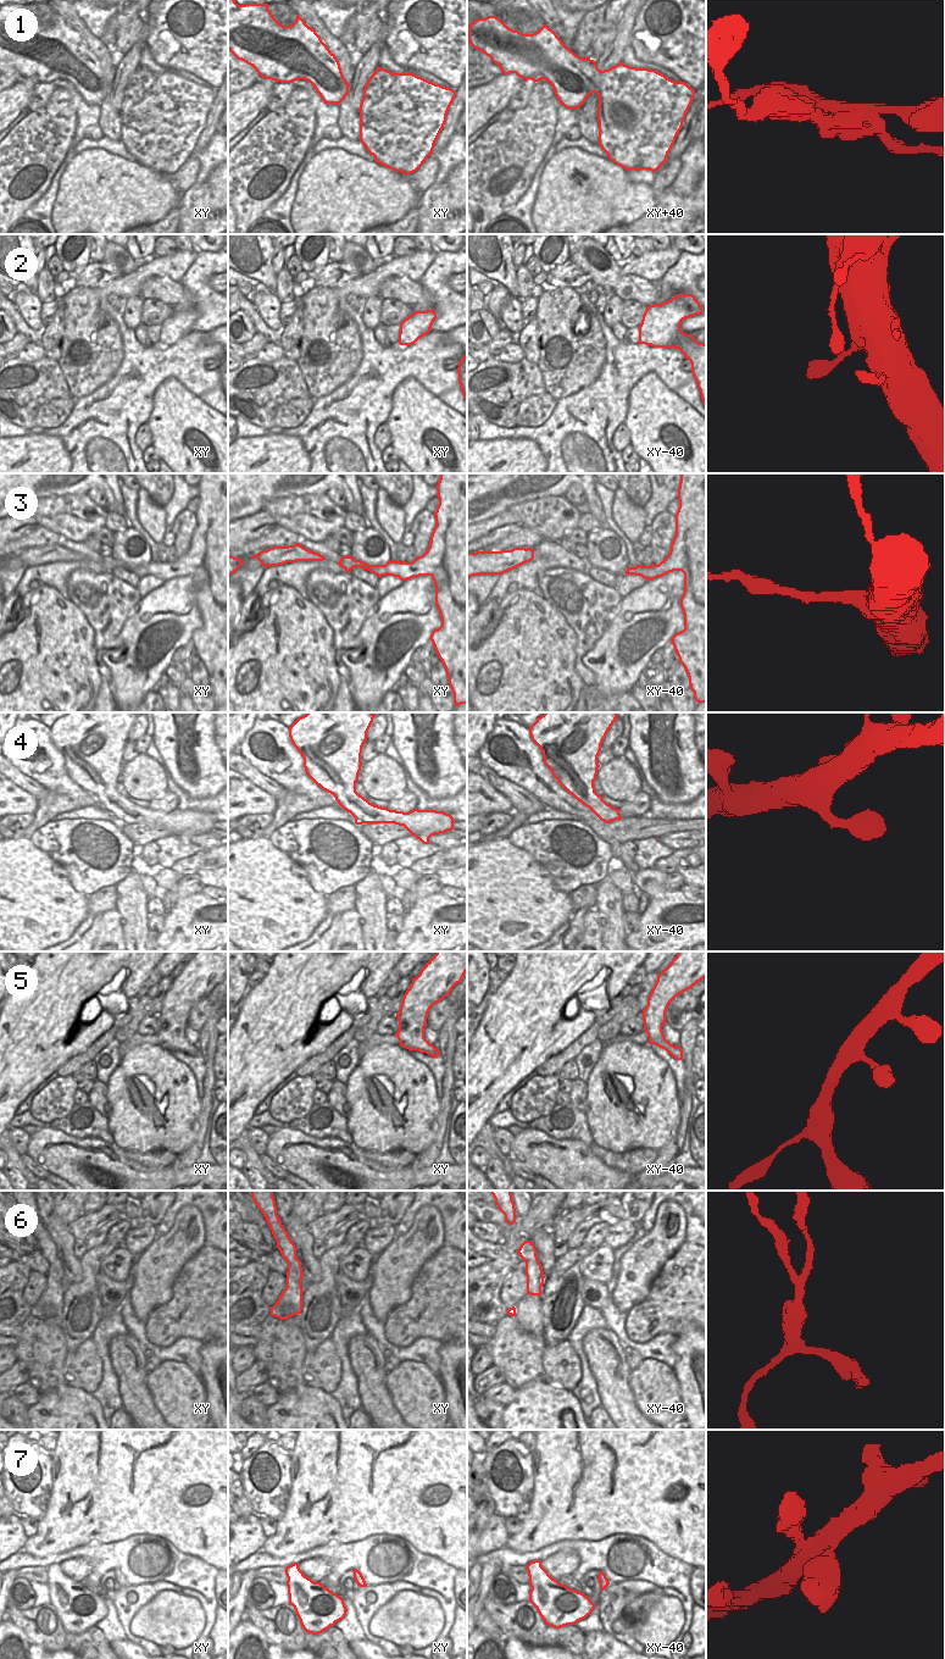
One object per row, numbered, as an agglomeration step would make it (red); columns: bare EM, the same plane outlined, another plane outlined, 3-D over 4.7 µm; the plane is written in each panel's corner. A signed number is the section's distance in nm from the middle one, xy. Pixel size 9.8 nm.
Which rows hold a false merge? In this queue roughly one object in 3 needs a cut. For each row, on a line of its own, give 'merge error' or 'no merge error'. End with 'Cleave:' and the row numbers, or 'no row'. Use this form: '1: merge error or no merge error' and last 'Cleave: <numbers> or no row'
1: merge error
2: no merge error
3: merge error
4: no merge error
5: no merge error
6: merge error
7: no merge error
Cleave: 1, 3, 6

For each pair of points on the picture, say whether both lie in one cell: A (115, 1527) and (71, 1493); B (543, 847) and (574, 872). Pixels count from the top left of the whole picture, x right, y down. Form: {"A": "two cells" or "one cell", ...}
{"A": "one cell", "B": "one cell"}

